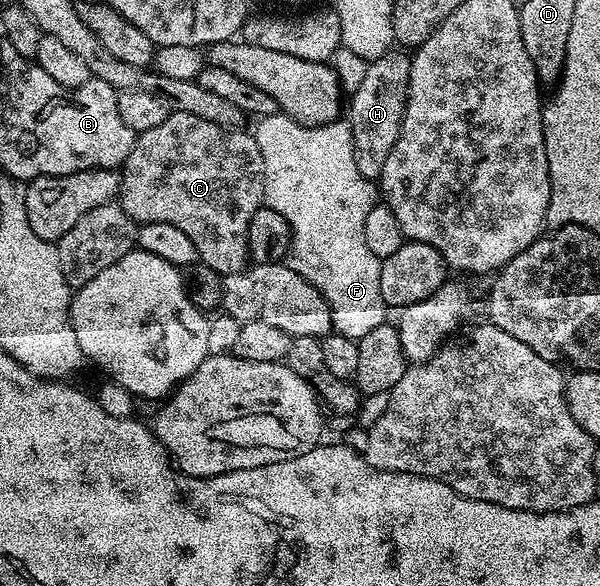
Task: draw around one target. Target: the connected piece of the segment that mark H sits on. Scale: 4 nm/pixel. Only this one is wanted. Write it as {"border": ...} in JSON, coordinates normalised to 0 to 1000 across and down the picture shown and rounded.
{"border":[[[668,85],[645,87],[640,97],[622,102],[612,113],[607,138],[588,150],[590,164],[585,169],[582,164],[580,208],[597,266],[597,287],[608,305],[623,309],[635,300],[640,275],[647,275],[647,261],[653,261],[660,234],[667,234],[667,213],[677,184],[677,154],[683,137],[683,102],[685,96]]]}

